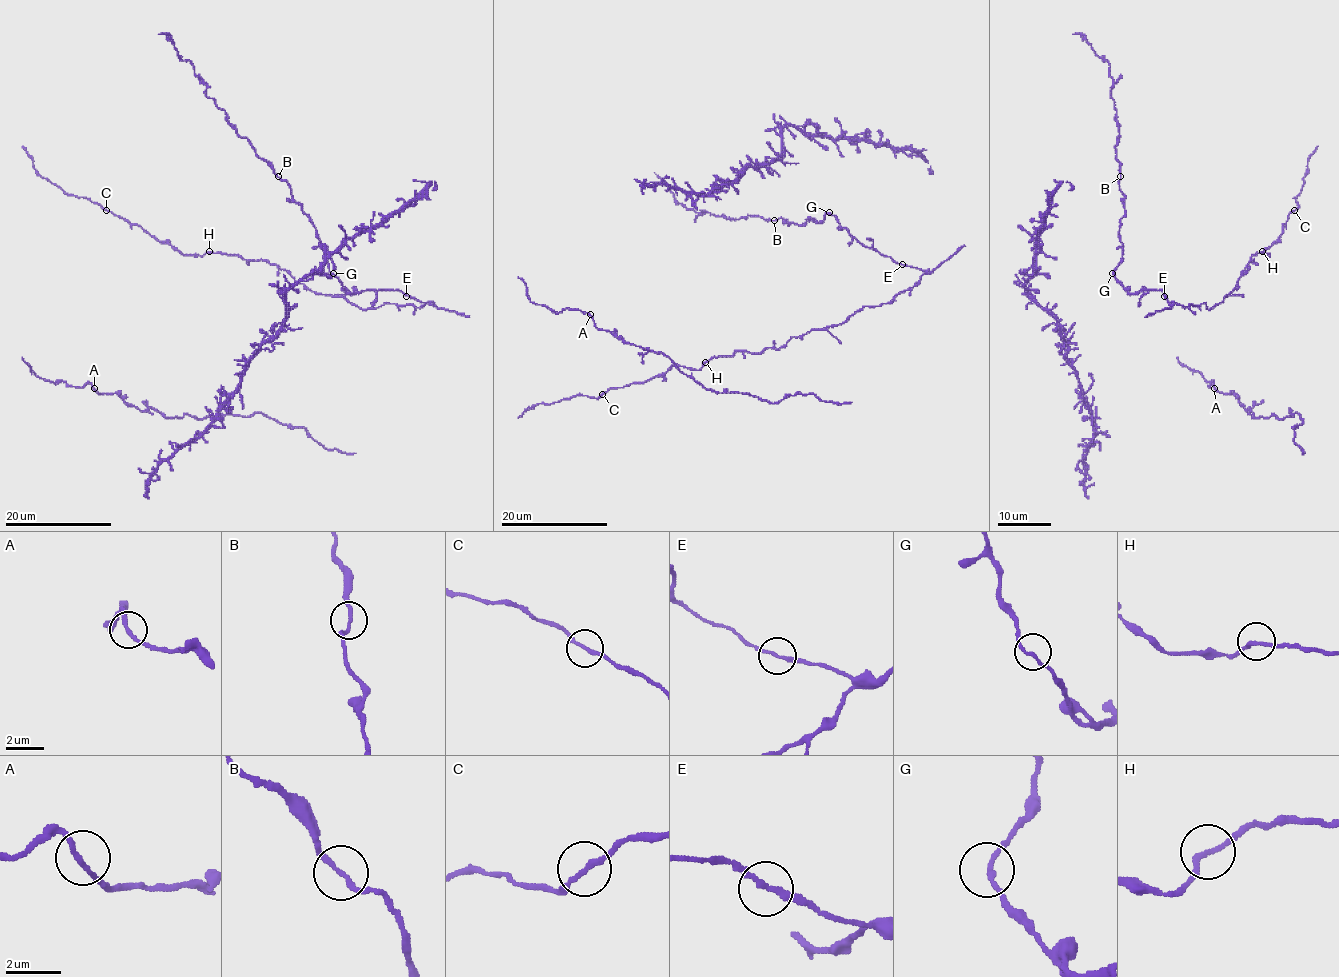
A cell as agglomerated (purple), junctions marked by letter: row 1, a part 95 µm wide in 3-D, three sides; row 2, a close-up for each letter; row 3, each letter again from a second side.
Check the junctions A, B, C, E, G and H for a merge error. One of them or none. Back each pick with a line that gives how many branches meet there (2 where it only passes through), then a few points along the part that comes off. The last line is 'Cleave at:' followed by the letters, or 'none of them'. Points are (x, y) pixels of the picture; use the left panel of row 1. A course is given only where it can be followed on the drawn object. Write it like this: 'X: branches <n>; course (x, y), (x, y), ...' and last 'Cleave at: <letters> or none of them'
Cleave at: none of them

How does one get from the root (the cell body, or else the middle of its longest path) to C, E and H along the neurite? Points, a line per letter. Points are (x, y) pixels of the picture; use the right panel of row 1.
C: (1190, 305), (1218, 305), (1249, 269), (1253, 255), (1270, 255), (1265, 250), (1281, 235), (1294, 210)
E: (1190, 305), (1183, 308), (1169, 302), (1164, 296)
H: (1190, 305), (1205, 304), (1207, 309), (1218, 305), (1249, 269), (1251, 257), (1262, 251)

